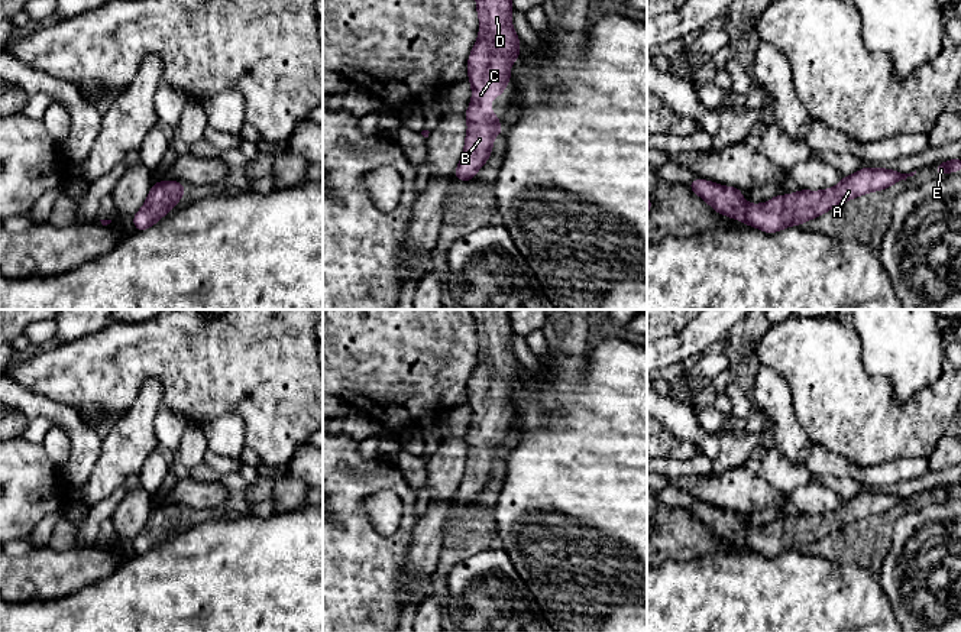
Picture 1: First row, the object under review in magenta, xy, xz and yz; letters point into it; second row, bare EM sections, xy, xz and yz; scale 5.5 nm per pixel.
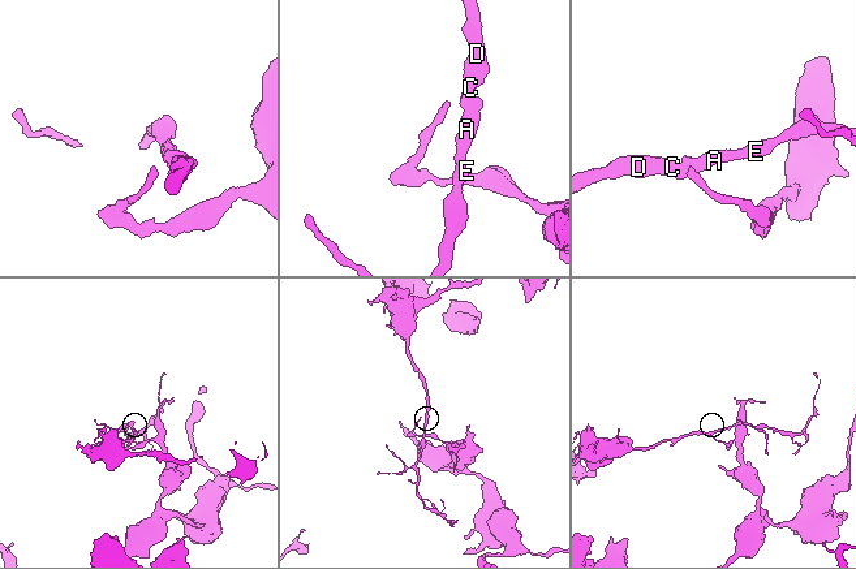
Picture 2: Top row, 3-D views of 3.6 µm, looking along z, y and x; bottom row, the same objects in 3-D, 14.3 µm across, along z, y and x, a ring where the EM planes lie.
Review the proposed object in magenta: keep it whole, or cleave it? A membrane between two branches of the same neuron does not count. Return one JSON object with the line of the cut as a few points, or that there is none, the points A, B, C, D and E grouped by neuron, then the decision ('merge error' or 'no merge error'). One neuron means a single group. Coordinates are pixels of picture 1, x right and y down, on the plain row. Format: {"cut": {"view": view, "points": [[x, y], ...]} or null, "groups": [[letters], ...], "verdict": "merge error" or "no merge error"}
{"cut": null, "groups": [["A", "B", "C", "D", "E"]], "verdict": "no merge error"}

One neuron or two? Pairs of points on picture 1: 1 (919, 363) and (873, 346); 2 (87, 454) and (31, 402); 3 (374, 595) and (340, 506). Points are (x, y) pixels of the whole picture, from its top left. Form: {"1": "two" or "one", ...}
{"1": "one", "2": "one", "3": "one"}

